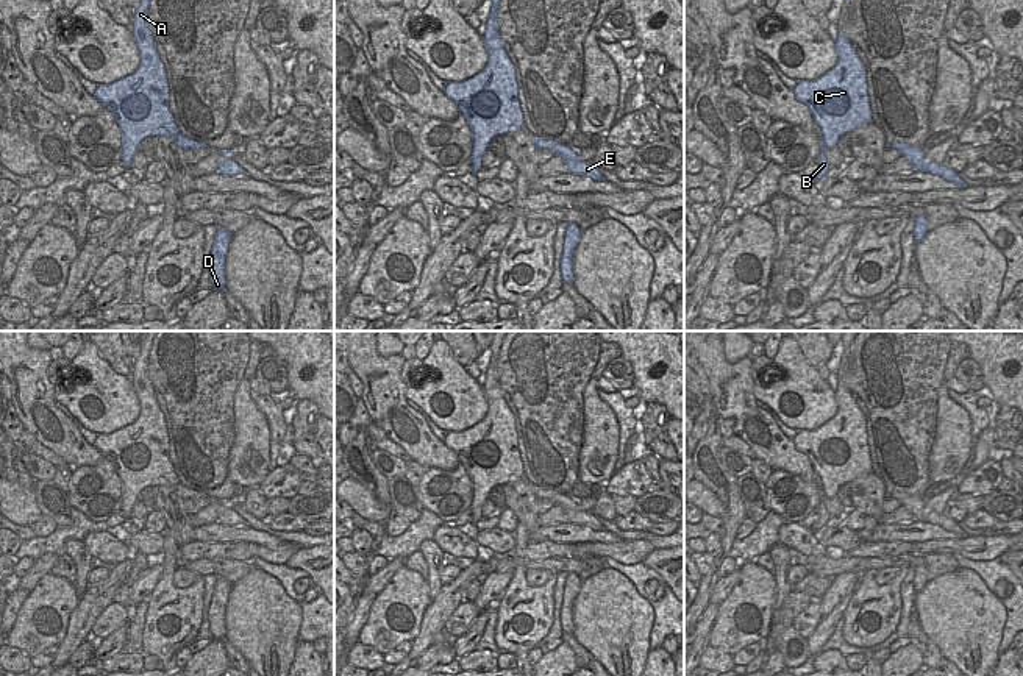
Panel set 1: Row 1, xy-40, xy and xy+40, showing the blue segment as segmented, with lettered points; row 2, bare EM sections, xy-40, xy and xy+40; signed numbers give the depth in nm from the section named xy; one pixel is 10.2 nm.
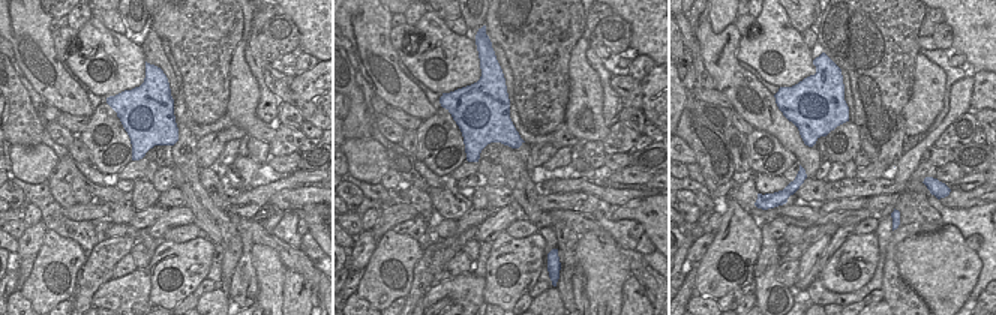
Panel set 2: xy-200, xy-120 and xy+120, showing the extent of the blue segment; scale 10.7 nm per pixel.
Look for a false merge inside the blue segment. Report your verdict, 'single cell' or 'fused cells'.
single cell

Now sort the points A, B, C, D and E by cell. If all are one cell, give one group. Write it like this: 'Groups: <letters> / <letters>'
Groups: A B C D E.

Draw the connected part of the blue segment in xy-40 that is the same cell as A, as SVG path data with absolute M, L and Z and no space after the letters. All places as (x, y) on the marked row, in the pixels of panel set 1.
M141 0L134 12L133 37L141 55L139 67L111 84L98 84L94 97L108 108L122 131L122 158L131 167L134 153L148 136L170 136L183 150L208 147L186 137L169 108L169 83L148 27L150 0Z

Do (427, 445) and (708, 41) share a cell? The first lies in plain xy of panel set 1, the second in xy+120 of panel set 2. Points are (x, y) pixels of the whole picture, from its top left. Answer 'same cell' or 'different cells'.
same cell

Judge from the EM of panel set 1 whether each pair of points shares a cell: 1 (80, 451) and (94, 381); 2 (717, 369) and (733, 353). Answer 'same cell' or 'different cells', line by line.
1: different cells
2: different cells

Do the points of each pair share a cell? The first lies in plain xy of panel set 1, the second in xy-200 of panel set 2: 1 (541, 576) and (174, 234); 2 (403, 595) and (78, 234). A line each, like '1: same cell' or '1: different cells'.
1: same cell
2: different cells

